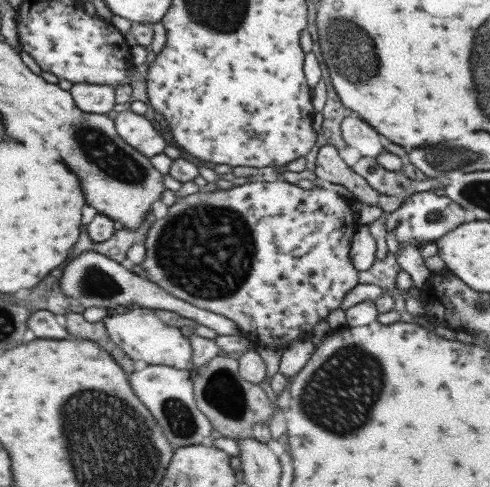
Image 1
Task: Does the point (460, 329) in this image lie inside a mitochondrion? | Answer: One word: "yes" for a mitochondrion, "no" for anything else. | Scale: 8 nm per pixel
no

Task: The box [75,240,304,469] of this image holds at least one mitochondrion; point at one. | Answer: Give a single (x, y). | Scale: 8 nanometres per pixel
(222, 390)

